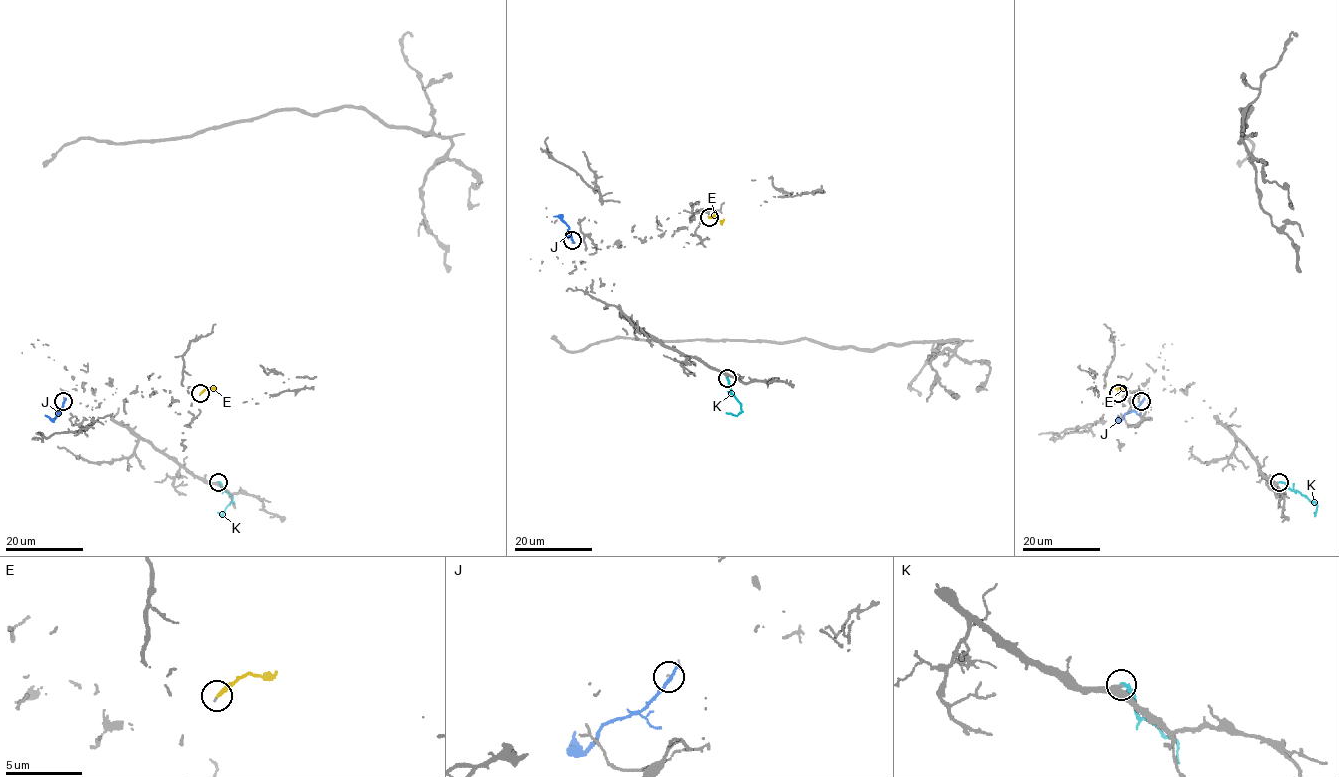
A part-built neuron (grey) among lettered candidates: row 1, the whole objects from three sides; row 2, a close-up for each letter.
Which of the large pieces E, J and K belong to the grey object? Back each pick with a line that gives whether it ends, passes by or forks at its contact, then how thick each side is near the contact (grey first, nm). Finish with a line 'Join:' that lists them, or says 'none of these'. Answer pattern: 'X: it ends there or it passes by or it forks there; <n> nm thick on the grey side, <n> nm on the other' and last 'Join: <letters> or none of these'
E: it ends there; 70 nm thick on the grey side, 320 nm on the other
K: it ends there; 320 nm thick on the grey side, 240 nm on the other
Join: E, K

